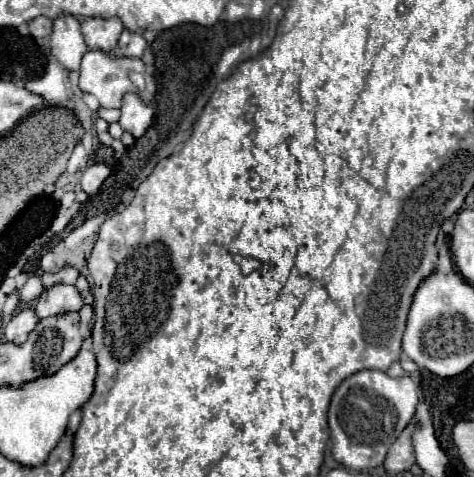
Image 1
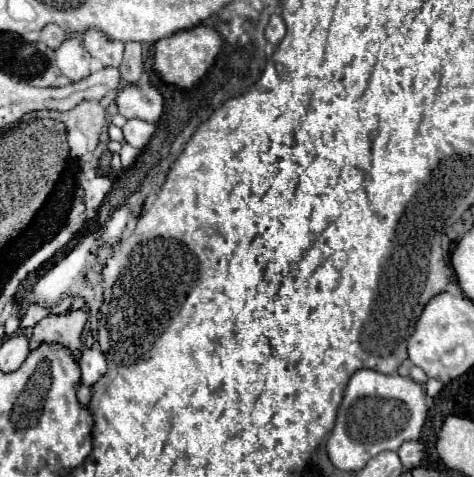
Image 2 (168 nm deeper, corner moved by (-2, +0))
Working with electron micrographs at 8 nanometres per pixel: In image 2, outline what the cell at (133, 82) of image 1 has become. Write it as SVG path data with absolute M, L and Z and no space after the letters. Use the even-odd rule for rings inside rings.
M136 83L120 87L114 103L126 119L140 117L144 121L158 121L164 109L164 99L156 87L140 87Z

